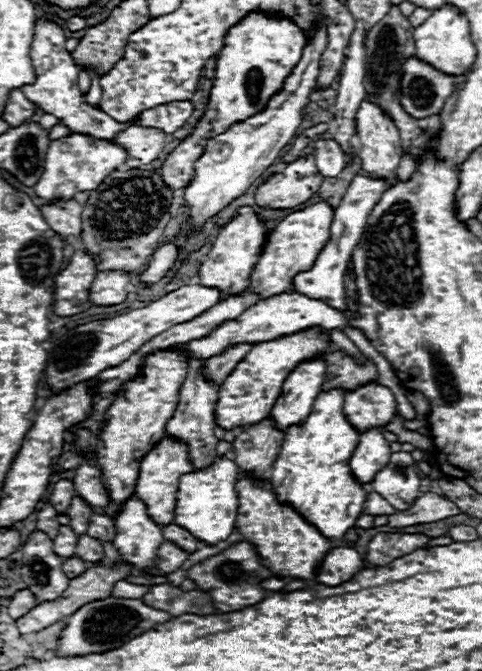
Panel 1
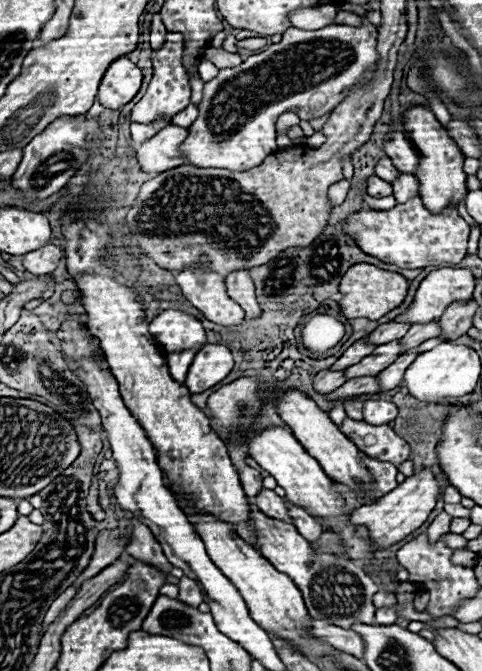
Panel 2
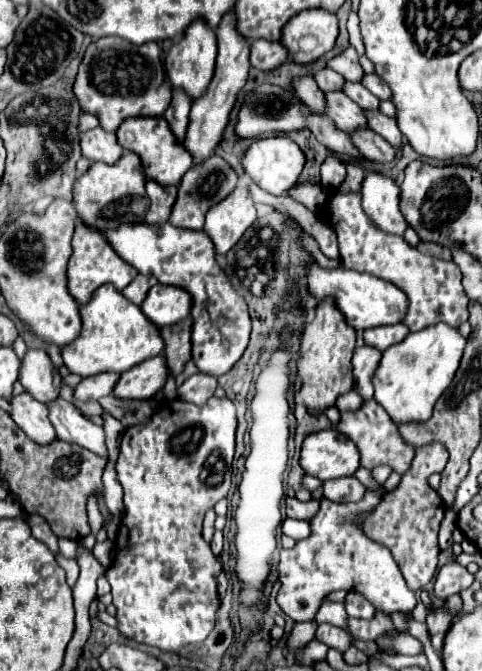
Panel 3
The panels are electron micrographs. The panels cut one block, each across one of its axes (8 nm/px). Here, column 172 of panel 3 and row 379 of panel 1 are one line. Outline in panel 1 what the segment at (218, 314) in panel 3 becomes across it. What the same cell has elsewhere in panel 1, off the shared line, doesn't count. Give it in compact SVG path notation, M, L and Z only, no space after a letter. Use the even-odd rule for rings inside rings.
M318 326L294 332L290 336L280 336L274 340L256 344L250 350L250 354L246 354L246 358L232 370L232 374L220 386L220 394L218 394L218 402L216 402L216 410L214 410L216 424L224 430L230 430L236 426L262 422L270 414L276 398L280 396L286 376L298 364L330 354L330 346L332 344L330 344L328 330L318 328Z

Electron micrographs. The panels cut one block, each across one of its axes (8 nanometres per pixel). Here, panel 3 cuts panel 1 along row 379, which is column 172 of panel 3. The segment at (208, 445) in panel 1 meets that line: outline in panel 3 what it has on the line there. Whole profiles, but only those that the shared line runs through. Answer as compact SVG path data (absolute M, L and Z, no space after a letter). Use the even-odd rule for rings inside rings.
M146 180L146 192L150 198L150 208L146 212L146 224L164 224L170 216L172 204L176 202L176 186L160 186Z

